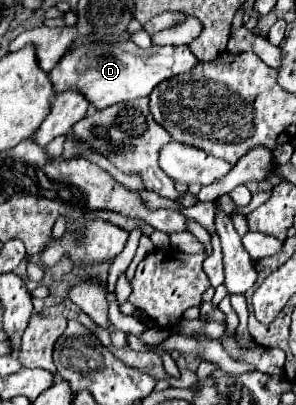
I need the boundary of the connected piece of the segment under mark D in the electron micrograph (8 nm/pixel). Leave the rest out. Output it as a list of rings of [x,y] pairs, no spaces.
[[[88,42],[82,46],[72,48],[72,52],[66,52],[66,56],[62,56],[62,60],[56,64],[54,70],[48,72],[50,82],[54,84],[56,94],[58,92],[66,92],[66,90],[78,90],[86,96],[86,100],[96,108],[108,108],[112,104],[118,102],[130,102],[142,96],[150,96],[150,92],[154,90],[156,84],[168,80],[170,76],[188,72],[190,68],[196,66],[196,58],[190,52],[188,46],[150,46],[146,50],[138,48],[134,42]]]

